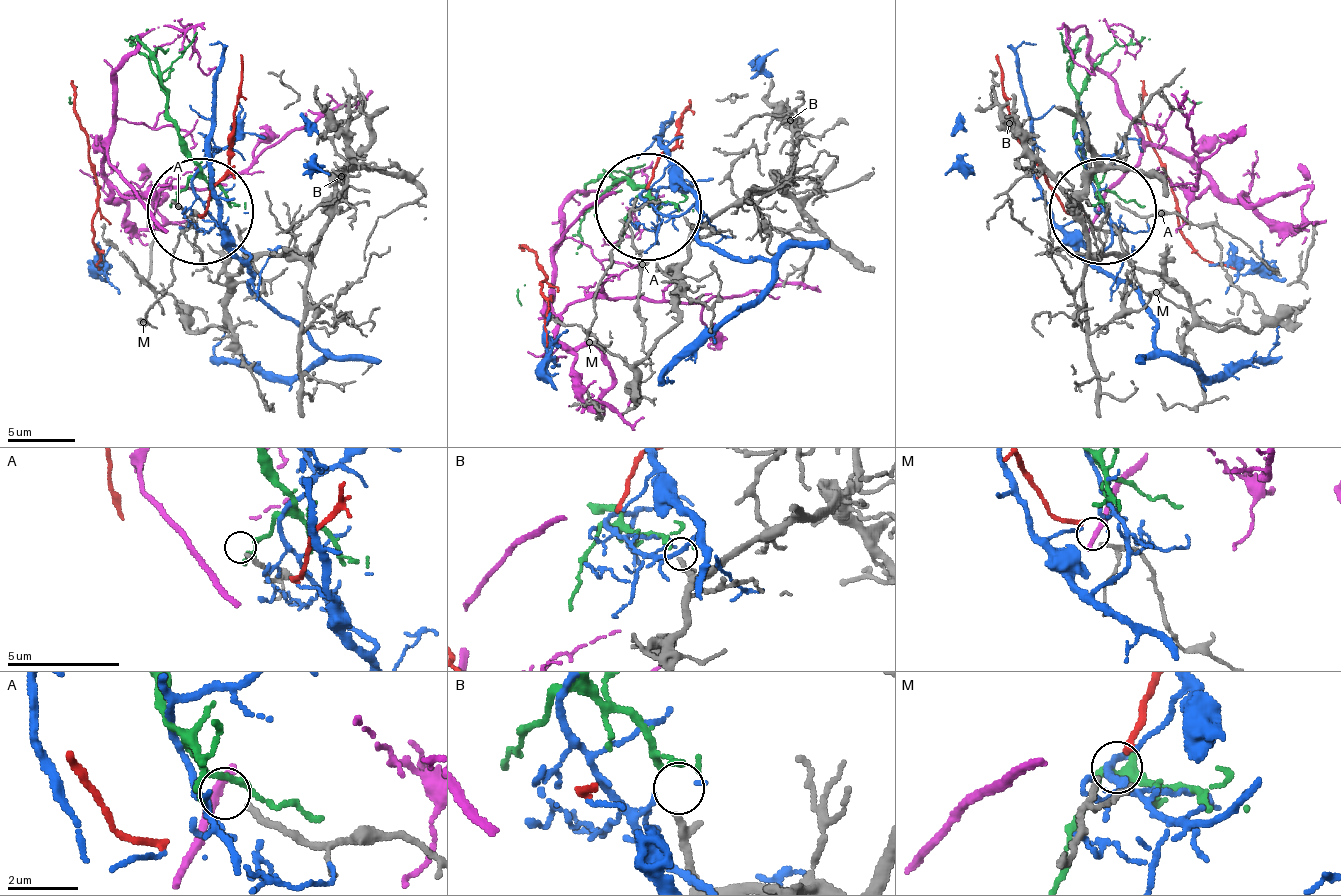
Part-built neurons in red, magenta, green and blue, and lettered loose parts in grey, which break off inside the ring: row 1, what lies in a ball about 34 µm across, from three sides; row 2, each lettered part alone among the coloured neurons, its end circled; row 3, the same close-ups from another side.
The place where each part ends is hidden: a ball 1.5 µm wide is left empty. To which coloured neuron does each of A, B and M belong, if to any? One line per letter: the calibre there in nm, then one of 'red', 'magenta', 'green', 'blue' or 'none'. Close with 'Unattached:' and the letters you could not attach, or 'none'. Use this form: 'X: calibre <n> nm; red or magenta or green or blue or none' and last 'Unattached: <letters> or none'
A: calibre 200 nm; none
B: calibre 240 nm; green
M: calibre 110 nm; red
Unattached: A

